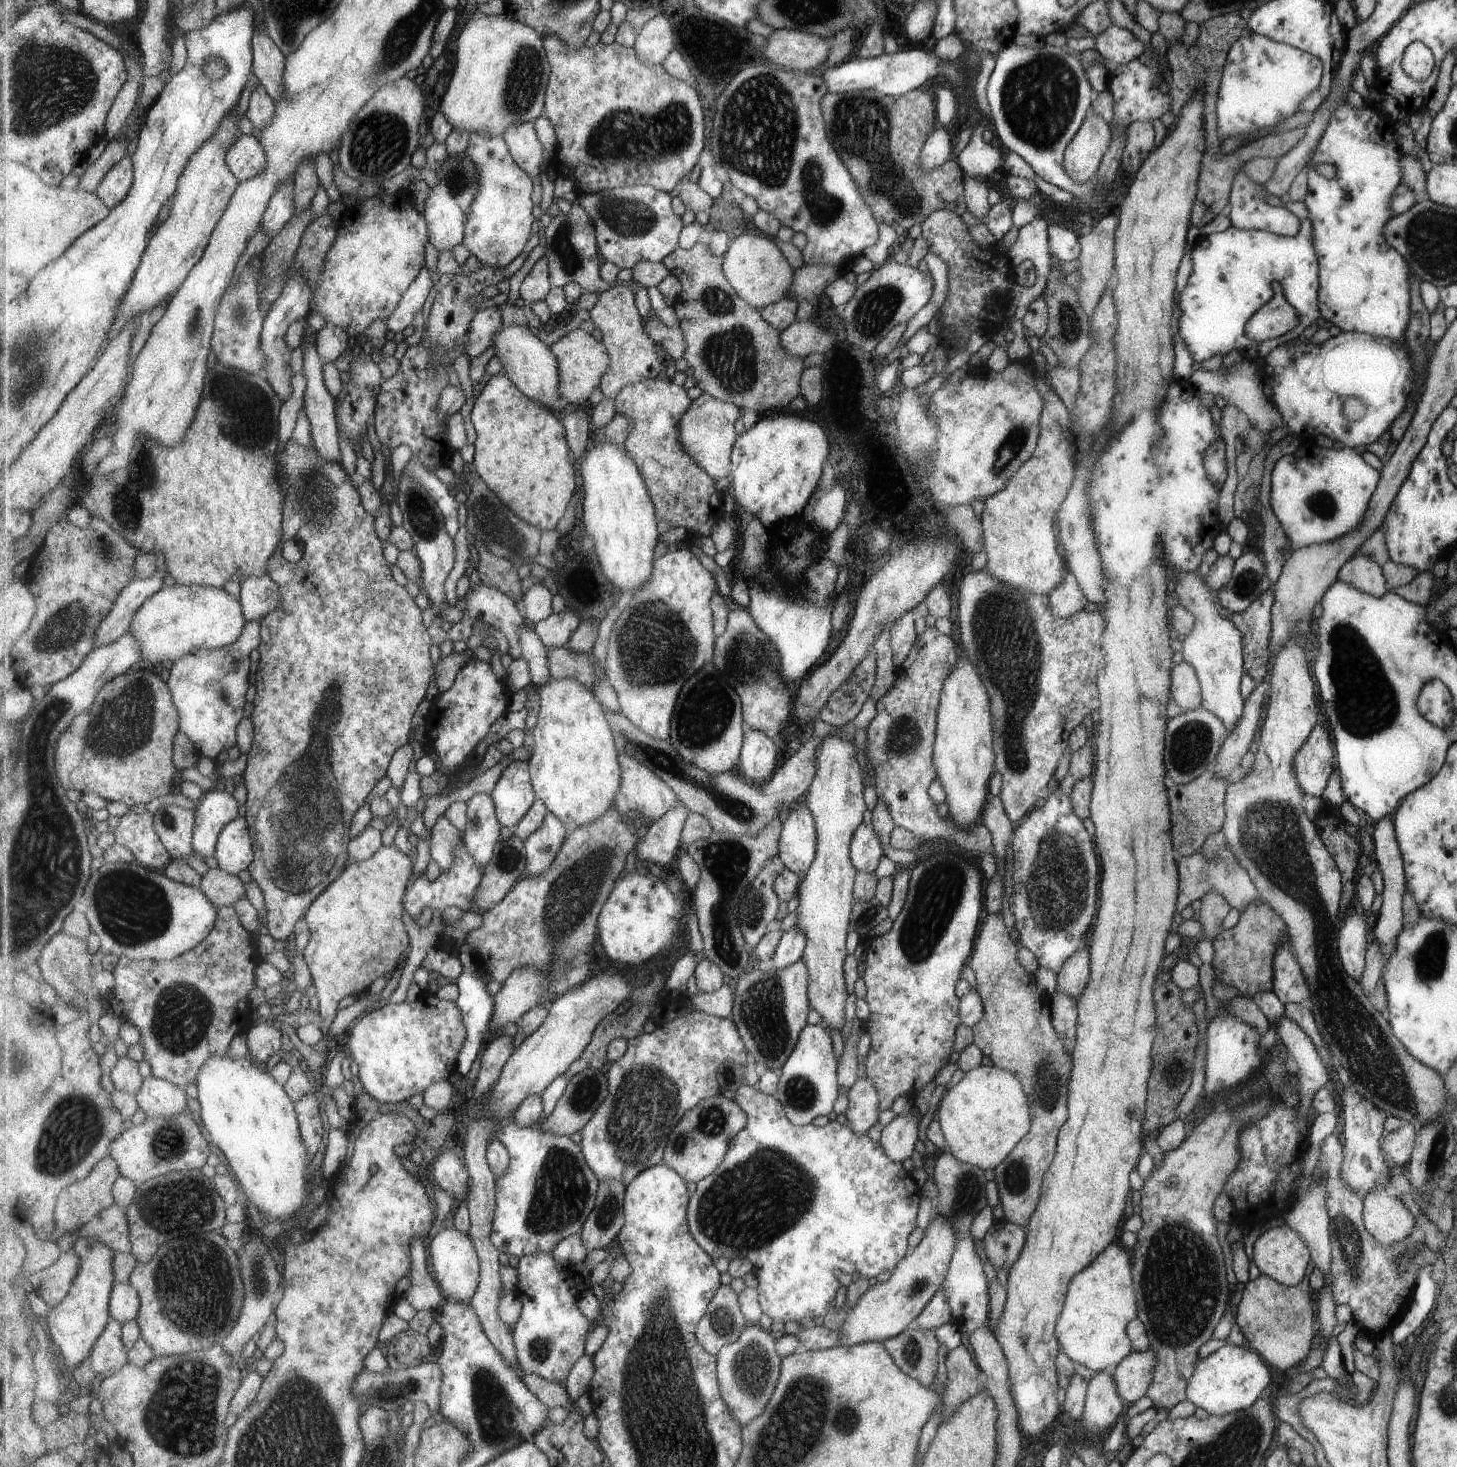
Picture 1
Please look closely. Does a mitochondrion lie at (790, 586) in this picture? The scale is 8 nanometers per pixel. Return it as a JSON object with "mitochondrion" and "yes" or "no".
{"mitochondrion":"no"}

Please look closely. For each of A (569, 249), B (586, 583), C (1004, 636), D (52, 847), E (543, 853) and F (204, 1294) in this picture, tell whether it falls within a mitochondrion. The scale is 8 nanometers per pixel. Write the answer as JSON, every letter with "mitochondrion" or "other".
{"A":"mitochondrion","B":"other","C":"mitochondrion","D":"mitochondrion","E":"mitochondrion","F":"mitochondrion"}

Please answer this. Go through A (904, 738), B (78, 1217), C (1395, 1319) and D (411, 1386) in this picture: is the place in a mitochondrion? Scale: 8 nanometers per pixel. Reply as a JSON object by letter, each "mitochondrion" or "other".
{"A":"mitochondrion","B":"other","C":"other","D":"other"}

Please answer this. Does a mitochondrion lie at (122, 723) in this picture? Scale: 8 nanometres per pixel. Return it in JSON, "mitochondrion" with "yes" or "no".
{"mitochondrion":"yes"}

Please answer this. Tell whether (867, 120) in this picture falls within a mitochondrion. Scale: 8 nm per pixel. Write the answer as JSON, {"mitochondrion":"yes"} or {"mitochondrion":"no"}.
{"mitochondrion":"yes"}

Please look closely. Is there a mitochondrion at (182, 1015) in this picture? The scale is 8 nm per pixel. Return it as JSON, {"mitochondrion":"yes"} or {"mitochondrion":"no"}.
{"mitochondrion":"yes"}

